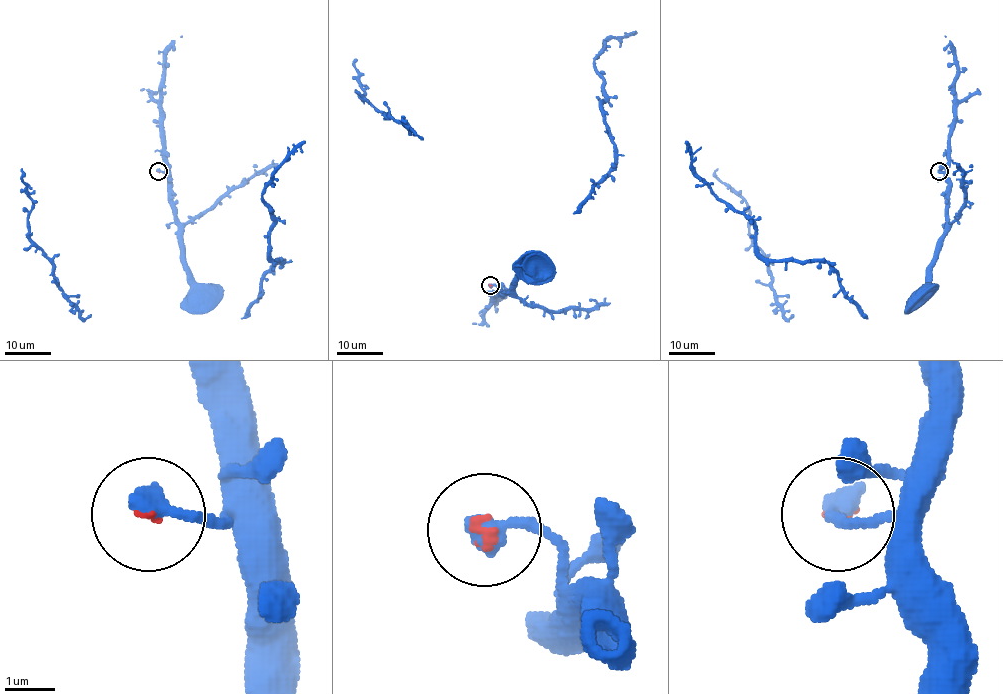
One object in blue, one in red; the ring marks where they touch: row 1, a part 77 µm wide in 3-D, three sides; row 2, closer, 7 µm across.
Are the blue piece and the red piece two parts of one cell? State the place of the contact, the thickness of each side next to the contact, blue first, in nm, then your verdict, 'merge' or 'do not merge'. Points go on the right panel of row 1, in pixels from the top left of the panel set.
at (939, 171); 480 nm thick on the blue side, 100 nm on the other; merge

